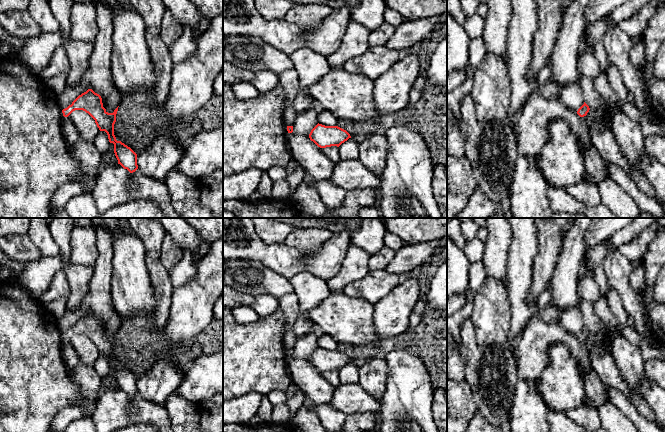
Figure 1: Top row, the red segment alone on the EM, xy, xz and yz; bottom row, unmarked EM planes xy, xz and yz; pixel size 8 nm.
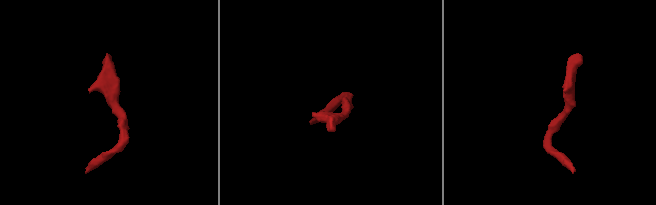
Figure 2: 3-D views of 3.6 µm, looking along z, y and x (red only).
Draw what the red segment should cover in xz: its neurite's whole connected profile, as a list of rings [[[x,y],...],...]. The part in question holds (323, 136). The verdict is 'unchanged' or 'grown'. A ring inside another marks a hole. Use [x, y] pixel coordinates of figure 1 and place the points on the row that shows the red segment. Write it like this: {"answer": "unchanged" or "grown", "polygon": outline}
{"answer": "unchanged", "polygon": [[[317,124],[310,132],[309,138],[318,147],[326,148],[331,146],[339,147],[342,143],[351,138],[350,134],[338,126],[325,126]]]}

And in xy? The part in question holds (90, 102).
{"answer": "unchanged", "polygon": [[[92,89],[79,95],[71,105],[62,110],[63,116],[68,117],[75,110],[83,110],[88,113],[94,120],[100,131],[105,131],[110,143],[114,144],[114,153],[124,169],[130,173],[138,169],[137,154],[121,141],[117,141],[114,135],[114,124],[118,107],[113,113],[108,113],[103,107],[102,98]]]}

